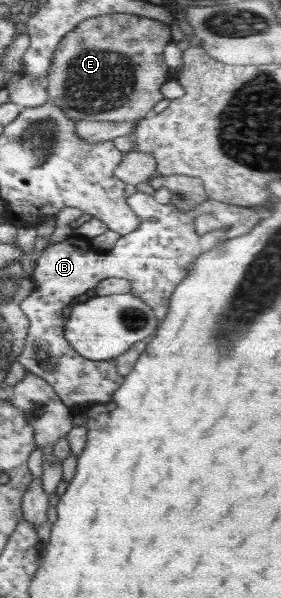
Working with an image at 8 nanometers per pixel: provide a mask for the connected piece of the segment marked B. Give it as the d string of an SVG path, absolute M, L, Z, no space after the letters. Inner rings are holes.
M136 192L126 198L127 204L140 218L140 225L131 233L121 236L112 249L83 251L67 240L44 248L33 267L28 268L33 279L34 290L21 303L21 310L29 319L27 336L22 353L17 357L26 373L32 373L46 380L70 411L85 411L90 405L105 404L122 385L124 378L116 371L116 360L92 361L76 353L65 338L65 327L61 325L62 309L70 305L75 297L84 295L104 279L122 278L131 283L132 295L138 296L151 308L167 307L171 293L180 281L190 273L192 263L208 249L248 234L260 221L265 209L230 205L208 198L196 208L182 212L172 204L162 205L150 194ZM232 209L238 219L230 229L216 229L206 235L195 231L194 218L208 211Z

